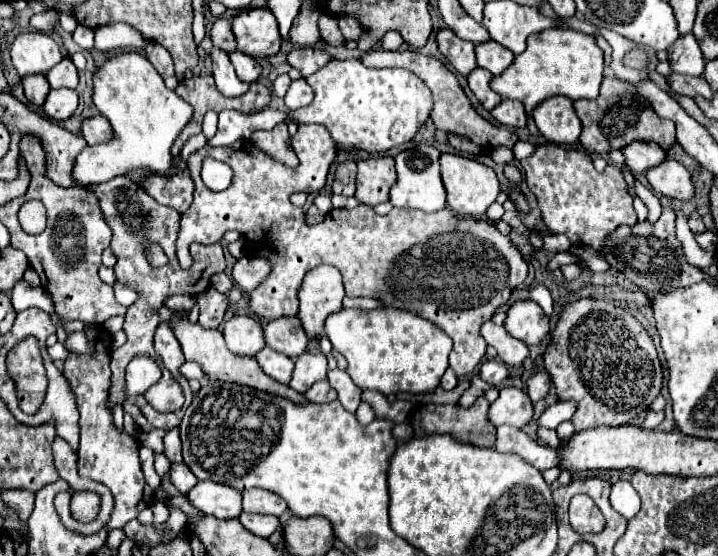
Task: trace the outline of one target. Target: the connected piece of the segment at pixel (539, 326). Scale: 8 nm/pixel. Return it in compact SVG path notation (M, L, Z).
M533 300L515 302L507 312L505 328L527 346L539 344L549 334L549 316L545 316L541 306Z

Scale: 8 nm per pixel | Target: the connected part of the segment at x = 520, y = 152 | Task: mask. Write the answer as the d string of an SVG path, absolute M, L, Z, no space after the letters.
M518 141L514 147L514 158L518 161L527 158L535 150L535 146L529 141Z

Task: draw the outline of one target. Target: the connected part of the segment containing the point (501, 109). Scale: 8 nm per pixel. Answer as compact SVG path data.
M501 100L501 104L491 110L491 116L499 124L509 126L509 128L525 128L527 126L525 106L521 106L521 102L515 102L515 100Z

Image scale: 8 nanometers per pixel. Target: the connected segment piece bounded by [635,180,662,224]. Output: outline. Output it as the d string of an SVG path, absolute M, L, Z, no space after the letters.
M638 180L635 181L635 191L648 208L647 220L651 224L655 223L662 213L659 199L655 196L655 193Z

